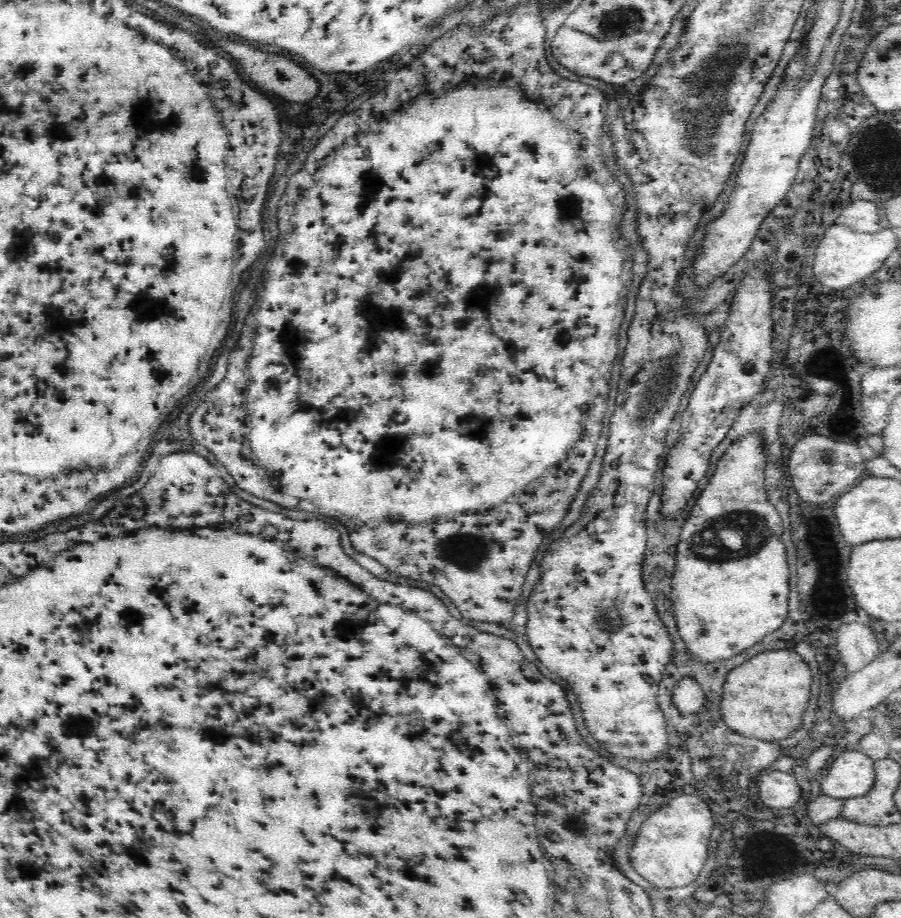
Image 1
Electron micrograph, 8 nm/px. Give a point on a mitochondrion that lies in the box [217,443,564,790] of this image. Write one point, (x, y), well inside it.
(466, 554)

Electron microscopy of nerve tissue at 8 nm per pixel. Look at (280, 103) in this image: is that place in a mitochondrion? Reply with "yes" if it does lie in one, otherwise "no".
no

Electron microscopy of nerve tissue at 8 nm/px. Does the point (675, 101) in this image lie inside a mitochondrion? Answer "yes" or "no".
yes

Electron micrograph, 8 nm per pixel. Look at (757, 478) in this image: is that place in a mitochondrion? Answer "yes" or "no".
no

